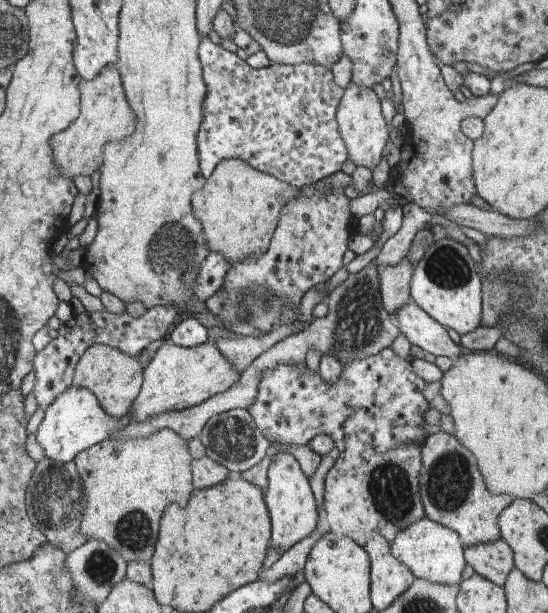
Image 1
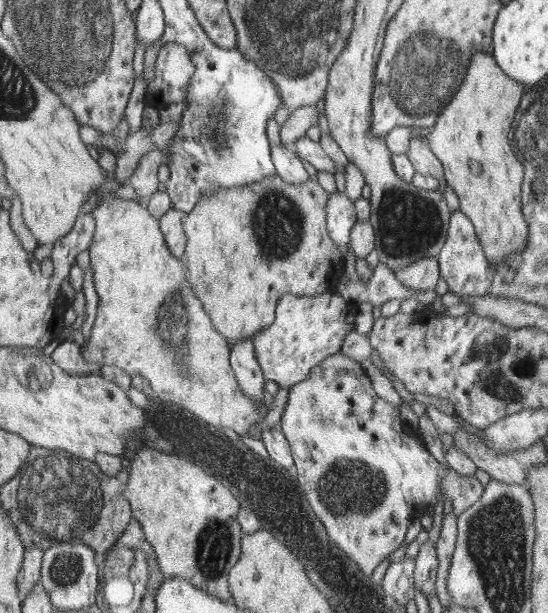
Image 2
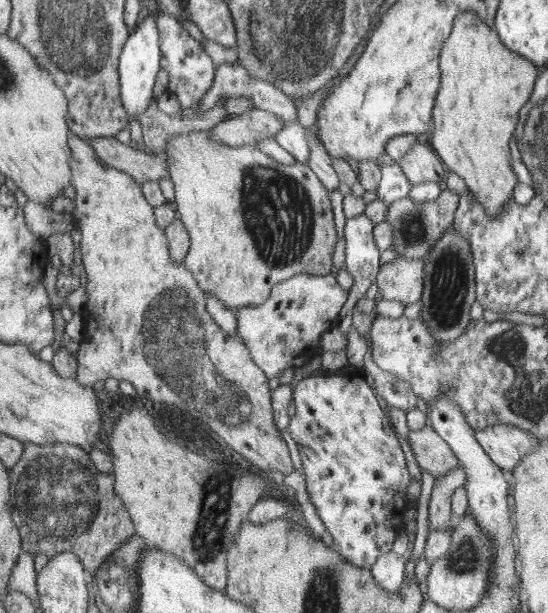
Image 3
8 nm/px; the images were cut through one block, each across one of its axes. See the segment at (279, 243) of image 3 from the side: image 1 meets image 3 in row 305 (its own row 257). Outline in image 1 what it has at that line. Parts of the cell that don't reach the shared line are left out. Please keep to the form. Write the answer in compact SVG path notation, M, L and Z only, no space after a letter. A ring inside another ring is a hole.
M226 159L221 160L219 164L215 167L215 170L212 172L206 180L204 187L201 188L197 193L192 196L192 212L196 214L197 220L201 222L201 225L204 226L204 238L208 244L208 250L210 252L218 253L228 264L229 266L244 262L246 259L257 258L264 255L268 251L268 245L272 239L273 226L279 226L280 213L284 210L284 206L287 205L291 200L297 199L300 194L300 190L296 187L290 186L289 184L280 182L276 177L270 176L267 173L261 173L256 169L253 169L251 165L247 165L243 160L238 159Z

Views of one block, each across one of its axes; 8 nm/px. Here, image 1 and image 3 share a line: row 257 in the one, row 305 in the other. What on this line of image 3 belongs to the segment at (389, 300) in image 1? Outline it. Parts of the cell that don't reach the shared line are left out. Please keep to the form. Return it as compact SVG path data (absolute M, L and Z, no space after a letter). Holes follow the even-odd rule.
M398 257L391 263L383 263L376 275L382 299L399 301L404 307L420 300L423 283L424 264L420 259Z

